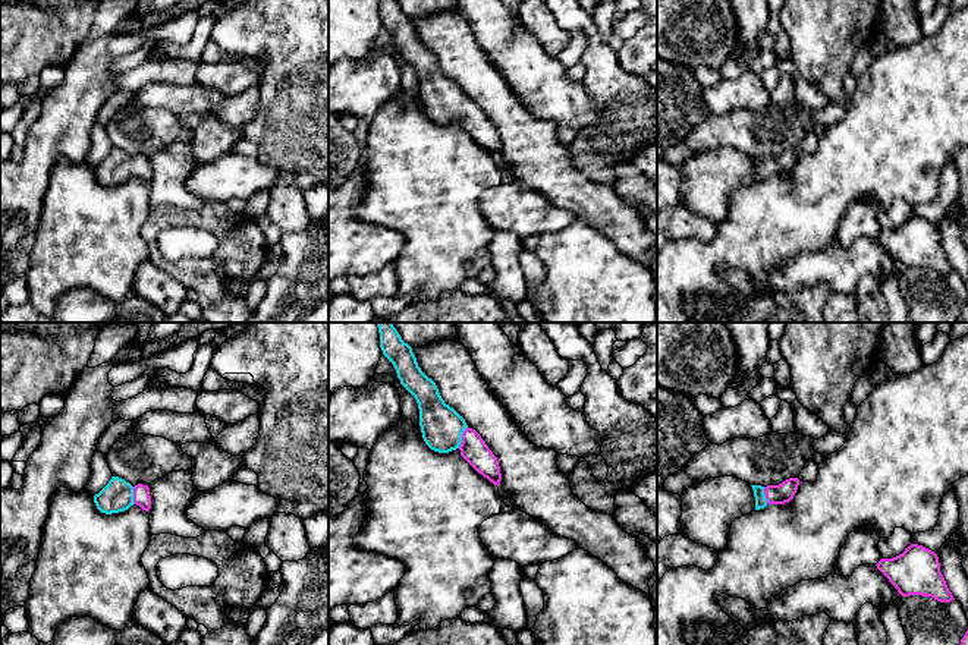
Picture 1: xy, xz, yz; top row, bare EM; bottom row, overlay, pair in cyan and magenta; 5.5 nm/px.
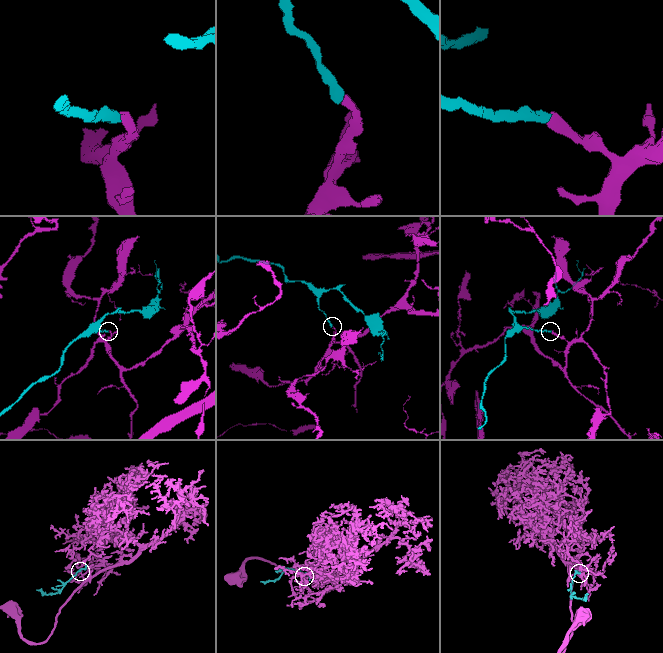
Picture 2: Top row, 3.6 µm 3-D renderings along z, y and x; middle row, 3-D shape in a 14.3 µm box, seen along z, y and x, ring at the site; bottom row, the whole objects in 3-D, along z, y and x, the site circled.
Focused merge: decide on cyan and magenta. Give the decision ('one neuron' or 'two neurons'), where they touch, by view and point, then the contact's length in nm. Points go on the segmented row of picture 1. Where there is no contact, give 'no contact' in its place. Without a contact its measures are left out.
one neuron | xz (461, 437) | 130 nm

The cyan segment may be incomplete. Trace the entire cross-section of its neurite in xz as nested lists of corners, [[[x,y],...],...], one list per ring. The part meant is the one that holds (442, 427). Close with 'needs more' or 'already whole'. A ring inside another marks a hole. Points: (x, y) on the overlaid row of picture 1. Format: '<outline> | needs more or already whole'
[[[375,322],[383,355],[393,364],[400,384],[415,397],[419,427],[425,444],[439,453],[459,449],[461,456],[484,478],[500,485],[497,457],[481,435],[441,399],[436,383],[418,366],[412,347],[405,343],[392,322]]] | needs more

